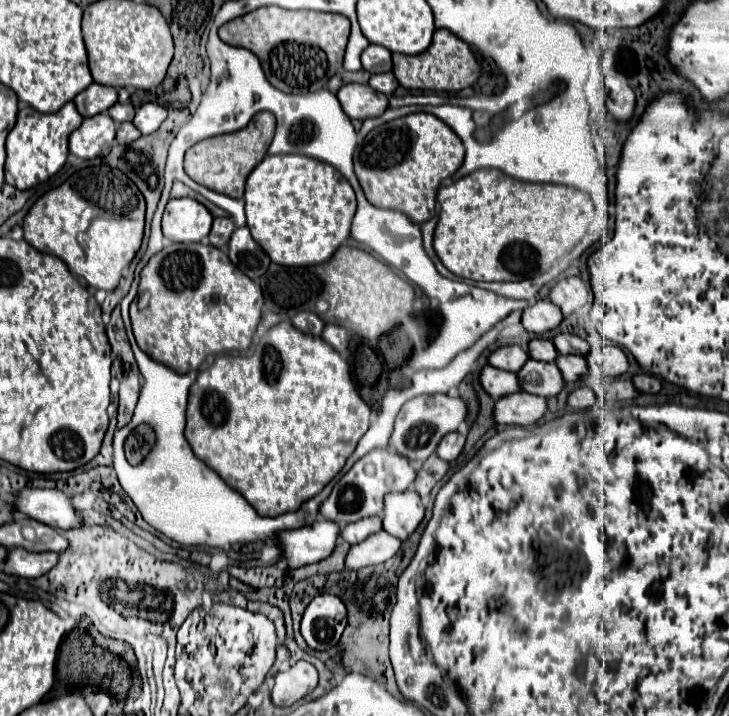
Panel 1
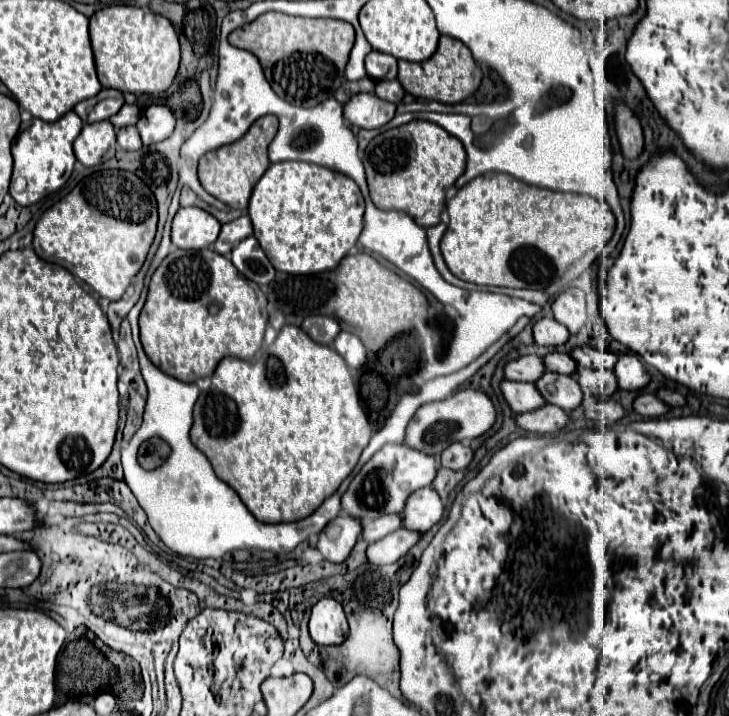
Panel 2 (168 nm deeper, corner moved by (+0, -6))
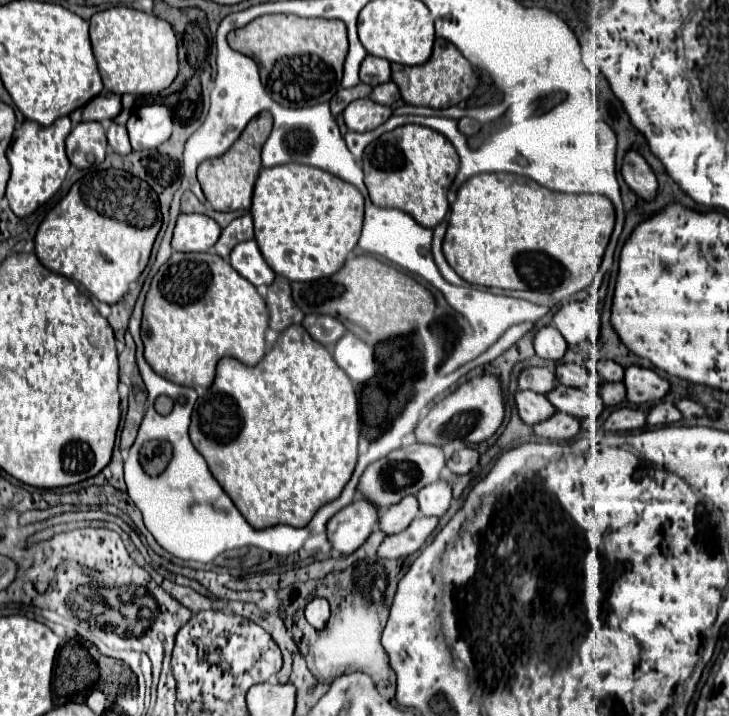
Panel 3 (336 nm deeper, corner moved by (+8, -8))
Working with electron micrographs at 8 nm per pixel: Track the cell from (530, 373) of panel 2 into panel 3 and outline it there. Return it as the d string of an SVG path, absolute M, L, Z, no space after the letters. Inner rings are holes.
M530 367L522 371L518 379L520 389L530 389L540 395L548 395L556 387L556 375L548 367Z

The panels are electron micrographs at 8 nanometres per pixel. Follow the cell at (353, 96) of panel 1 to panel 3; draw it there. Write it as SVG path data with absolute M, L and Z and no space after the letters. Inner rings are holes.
M356 99L346 107L342 115L344 115L348 129L364 133L386 123L392 115L392 109L386 105L374 103L372 99Z

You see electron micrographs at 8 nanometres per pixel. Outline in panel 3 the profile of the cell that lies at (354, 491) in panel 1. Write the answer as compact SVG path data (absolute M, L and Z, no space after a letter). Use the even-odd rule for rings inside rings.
M414 443L406 449L392 451L388 457L372 463L364 475L360 477L358 493L366 499L370 499L374 505L380 509L388 509L390 505L398 503L406 495L416 495L422 487L428 483L438 481L442 467L446 465L446 455L440 447L430 445L430 443Z

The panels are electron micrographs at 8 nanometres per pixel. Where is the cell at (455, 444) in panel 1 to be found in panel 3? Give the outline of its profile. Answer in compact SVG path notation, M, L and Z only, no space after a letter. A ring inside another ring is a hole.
M462 449L458 453L454 453L448 461L446 461L446 467L456 473L456 475L466 475L470 473L476 465L478 465L478 459L480 459L480 453L476 449Z

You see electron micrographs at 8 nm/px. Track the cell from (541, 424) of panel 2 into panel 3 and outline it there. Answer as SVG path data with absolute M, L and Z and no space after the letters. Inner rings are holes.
M554 413L550 419L534 425L534 433L538 437L550 439L550 441L568 441L580 431L580 419L566 415L566 413Z

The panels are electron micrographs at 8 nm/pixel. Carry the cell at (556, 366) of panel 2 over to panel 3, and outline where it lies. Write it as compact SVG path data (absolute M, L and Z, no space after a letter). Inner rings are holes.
M576 363L558 365L556 377L566 387L576 387L576 389L584 389L584 387L598 389L600 387L600 375L596 371L590 371L588 367L576 365Z

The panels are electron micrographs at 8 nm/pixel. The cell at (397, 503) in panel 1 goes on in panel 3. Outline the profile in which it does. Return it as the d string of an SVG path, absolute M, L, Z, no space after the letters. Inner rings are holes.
M438 479L436 483L420 489L416 495L420 503L420 515L436 515L442 517L452 501L452 485L448 481Z

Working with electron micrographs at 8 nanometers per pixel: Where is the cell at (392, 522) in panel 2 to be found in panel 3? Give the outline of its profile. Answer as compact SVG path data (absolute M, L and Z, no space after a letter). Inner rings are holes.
M408 495L400 503L388 507L386 511L380 513L378 529L386 531L388 535L400 533L400 531L404 531L412 523L412 519L418 517L418 509L420 509L420 505L416 503L416 497Z

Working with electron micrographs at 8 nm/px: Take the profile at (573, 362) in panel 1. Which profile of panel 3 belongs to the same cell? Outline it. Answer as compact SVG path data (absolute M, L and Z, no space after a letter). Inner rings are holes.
M602 383L602 399L608 407L620 405L626 399L626 391L624 391L624 383Z

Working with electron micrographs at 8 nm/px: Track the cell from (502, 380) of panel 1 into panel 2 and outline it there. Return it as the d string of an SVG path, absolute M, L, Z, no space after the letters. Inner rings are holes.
M504 379L500 383L500 391L514 413L526 413L544 405L544 399L534 383L514 383Z

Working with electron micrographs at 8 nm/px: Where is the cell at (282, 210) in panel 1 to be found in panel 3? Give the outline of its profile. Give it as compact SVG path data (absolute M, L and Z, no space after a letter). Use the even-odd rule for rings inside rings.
M286 163L262 169L254 187L254 235L266 263L290 281L316 281L334 275L356 247L364 223L362 193L338 177L310 167Z

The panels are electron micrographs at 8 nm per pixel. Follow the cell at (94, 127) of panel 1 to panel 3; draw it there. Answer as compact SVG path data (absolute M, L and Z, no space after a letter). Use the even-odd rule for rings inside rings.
M78 123L66 139L68 159L80 169L90 167L92 161L96 161L96 145L100 145L100 149L106 147L106 131L102 123Z

